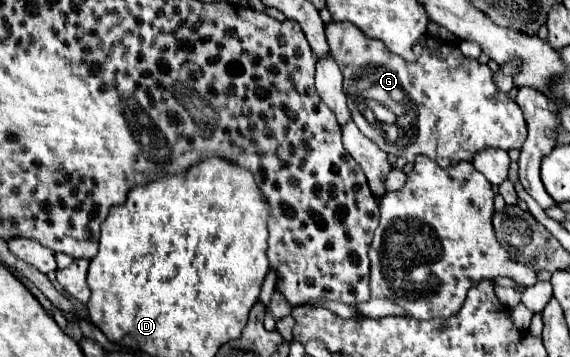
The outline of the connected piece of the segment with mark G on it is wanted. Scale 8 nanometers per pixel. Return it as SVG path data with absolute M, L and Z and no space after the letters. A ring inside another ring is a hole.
M328 22L324 24L324 32L332 58L344 76L344 94L348 96L352 120L384 152L402 156L408 162L424 154L436 160L440 168L450 168L464 160L472 162L474 154L484 148L502 148L506 152L522 148L526 122L518 104L510 94L494 86L488 66L466 58L458 46L426 36L416 62L406 62L388 52L380 40L366 38L354 24ZM366 110L374 112L376 124L396 124L402 130L400 138L388 142L386 132L366 120Z

